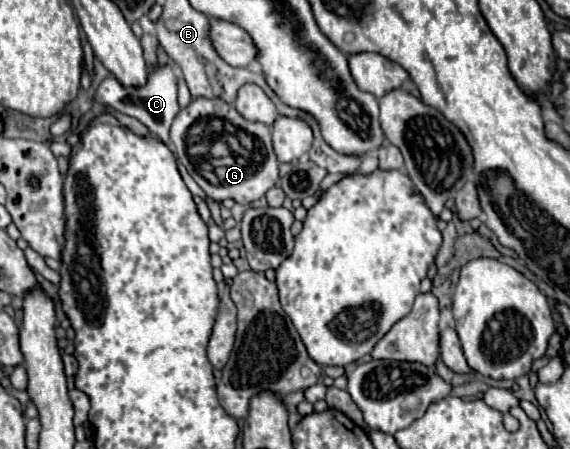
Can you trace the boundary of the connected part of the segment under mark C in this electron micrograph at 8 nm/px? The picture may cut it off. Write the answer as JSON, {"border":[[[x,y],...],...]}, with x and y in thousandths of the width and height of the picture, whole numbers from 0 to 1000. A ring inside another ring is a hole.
{"border":[[[275,143],[272,160],[261,160],[258,187],[247,192],[247,196],[219,196],[198,169],[191,169],[174,187],[163,223],[170,232],[177,232],[177,236],[188,232],[188,236],[202,241],[212,254],[240,263],[244,272],[251,272],[268,294],[272,307],[279,307],[291,323],[300,316],[296,312],[296,281],[300,281],[304,263],[314,249],[314,232],[311,232],[311,174],[307,174],[307,160],[304,160],[304,151],[296,143],[293,147]]]}

